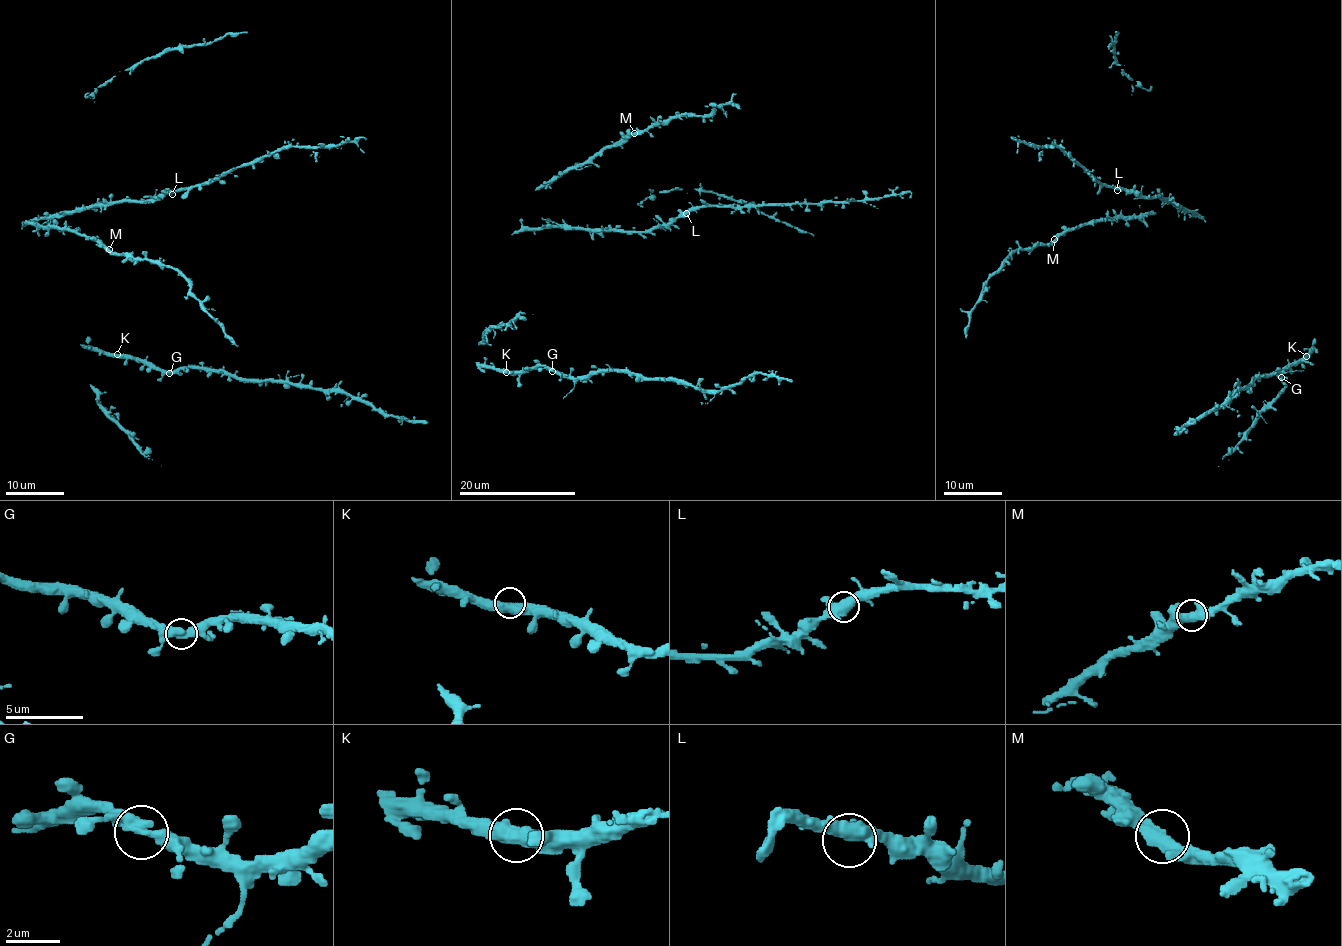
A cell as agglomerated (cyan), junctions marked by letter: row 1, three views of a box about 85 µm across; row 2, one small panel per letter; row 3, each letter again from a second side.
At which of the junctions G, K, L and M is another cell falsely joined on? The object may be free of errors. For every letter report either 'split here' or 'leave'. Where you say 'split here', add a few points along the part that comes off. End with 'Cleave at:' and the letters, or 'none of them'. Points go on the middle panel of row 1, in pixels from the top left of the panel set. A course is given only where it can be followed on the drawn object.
G: leave
K: leave
L: leave
M: leave
Cleave at: none of them

